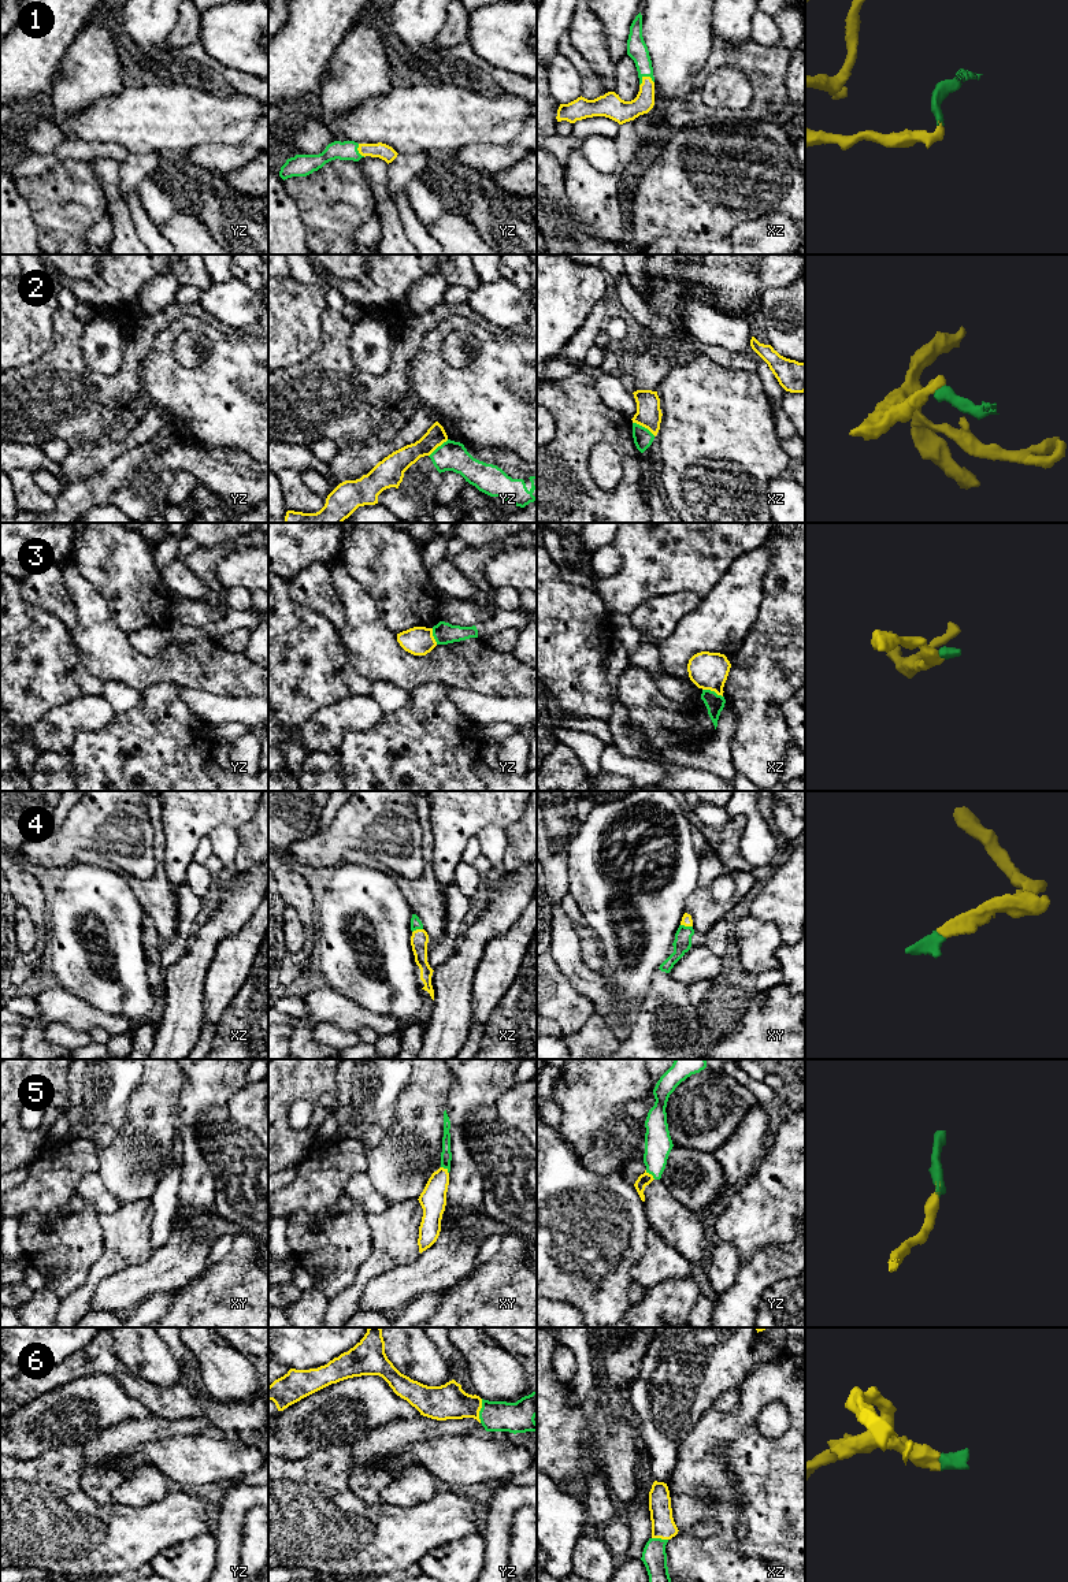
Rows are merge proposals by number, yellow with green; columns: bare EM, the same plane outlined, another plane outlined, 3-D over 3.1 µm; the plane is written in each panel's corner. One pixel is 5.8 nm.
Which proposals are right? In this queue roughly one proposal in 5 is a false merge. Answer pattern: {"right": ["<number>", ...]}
{"right": ["1", "3", "4", "5", "6"]}

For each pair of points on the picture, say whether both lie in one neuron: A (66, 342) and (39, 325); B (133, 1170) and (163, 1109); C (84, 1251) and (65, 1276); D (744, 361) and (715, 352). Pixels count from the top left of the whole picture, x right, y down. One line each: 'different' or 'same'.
A: different
B: same
C: same
D: same

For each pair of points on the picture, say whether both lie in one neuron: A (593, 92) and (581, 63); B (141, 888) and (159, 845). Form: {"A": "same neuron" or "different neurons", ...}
{"A": "same neuron", "B": "same neuron"}

